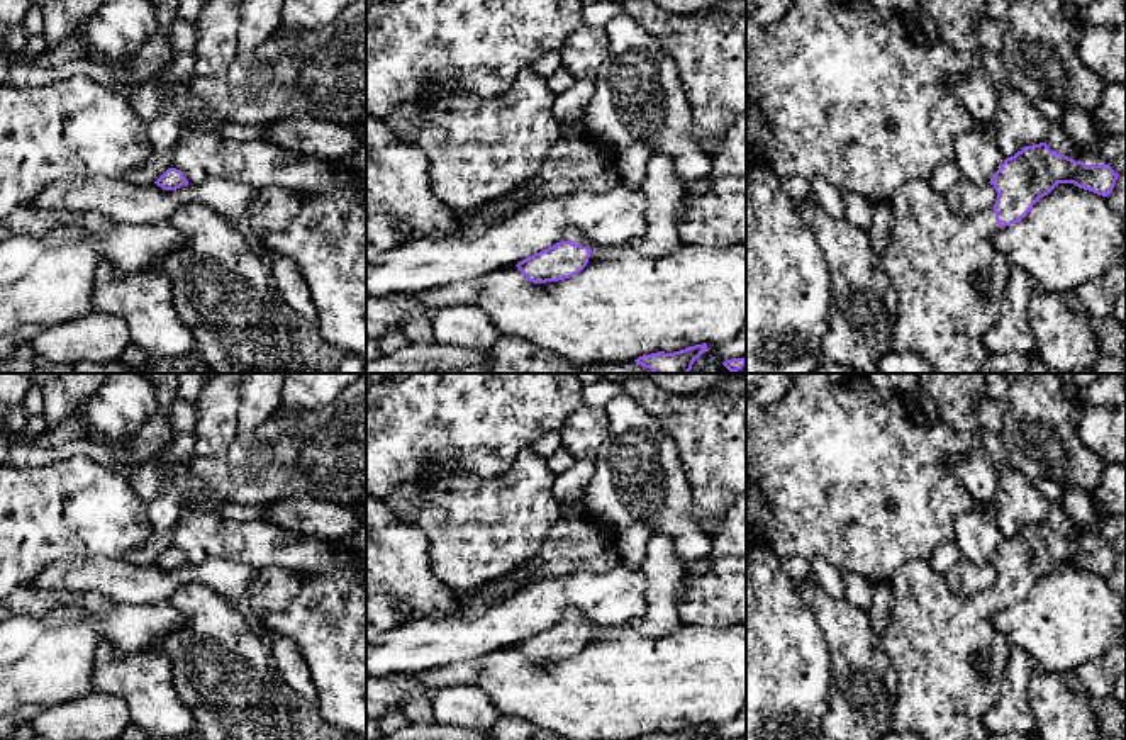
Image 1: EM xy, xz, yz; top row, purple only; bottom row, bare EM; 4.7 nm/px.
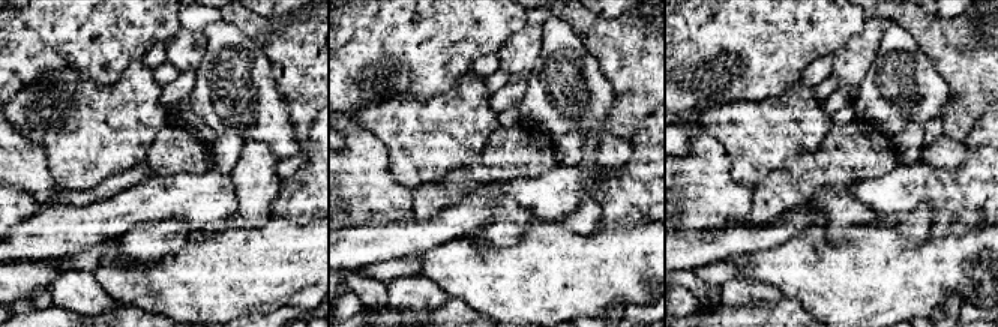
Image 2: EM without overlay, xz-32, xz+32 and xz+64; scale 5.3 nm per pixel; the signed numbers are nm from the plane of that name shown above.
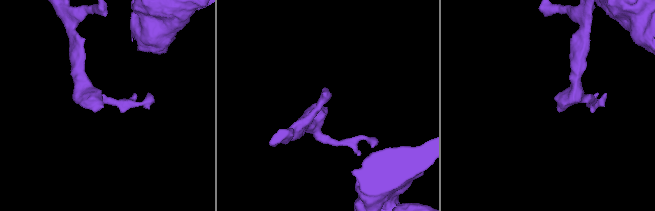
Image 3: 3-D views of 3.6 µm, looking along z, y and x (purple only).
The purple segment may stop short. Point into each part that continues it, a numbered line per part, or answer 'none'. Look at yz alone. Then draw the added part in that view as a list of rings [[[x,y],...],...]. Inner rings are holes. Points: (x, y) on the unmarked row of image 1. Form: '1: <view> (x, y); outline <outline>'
1: yz (948, 657); outline [[[929,560],[904,563],[889,586],[890,616],[880,645],[895,672],[890,728],[926,740],[987,740],[985,711],[1001,694],[1012,650],[1009,638],[994,625],[1001,611],[994,587],[958,597]]]

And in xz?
1: xz (575, 616); outline [[[568,611],[563,616],[563,621],[571,621],[571,623],[580,625],[580,626],[588,626],[588,619],[580,611]]]

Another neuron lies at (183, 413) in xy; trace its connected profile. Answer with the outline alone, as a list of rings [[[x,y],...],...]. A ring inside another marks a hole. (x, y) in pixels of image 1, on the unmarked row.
[[[180,397],[173,402],[168,418],[175,434],[192,431],[197,423],[197,407],[193,401]]]

